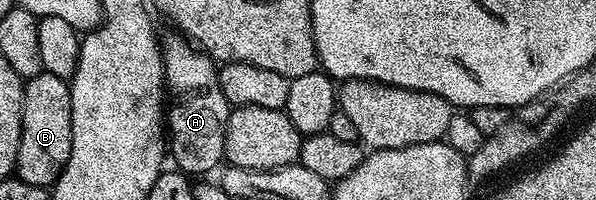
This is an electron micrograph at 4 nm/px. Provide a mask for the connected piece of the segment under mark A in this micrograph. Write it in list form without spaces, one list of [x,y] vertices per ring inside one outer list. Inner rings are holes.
[[[174,34],[168,39],[164,38],[161,43],[163,74],[166,86],[170,88],[169,110],[165,115],[165,127],[169,132],[169,155],[175,158],[174,166],[182,174],[188,177],[207,177],[215,166],[218,168],[224,162],[225,129],[232,108],[225,93],[221,93],[219,67],[215,60],[196,50],[182,34]]]

